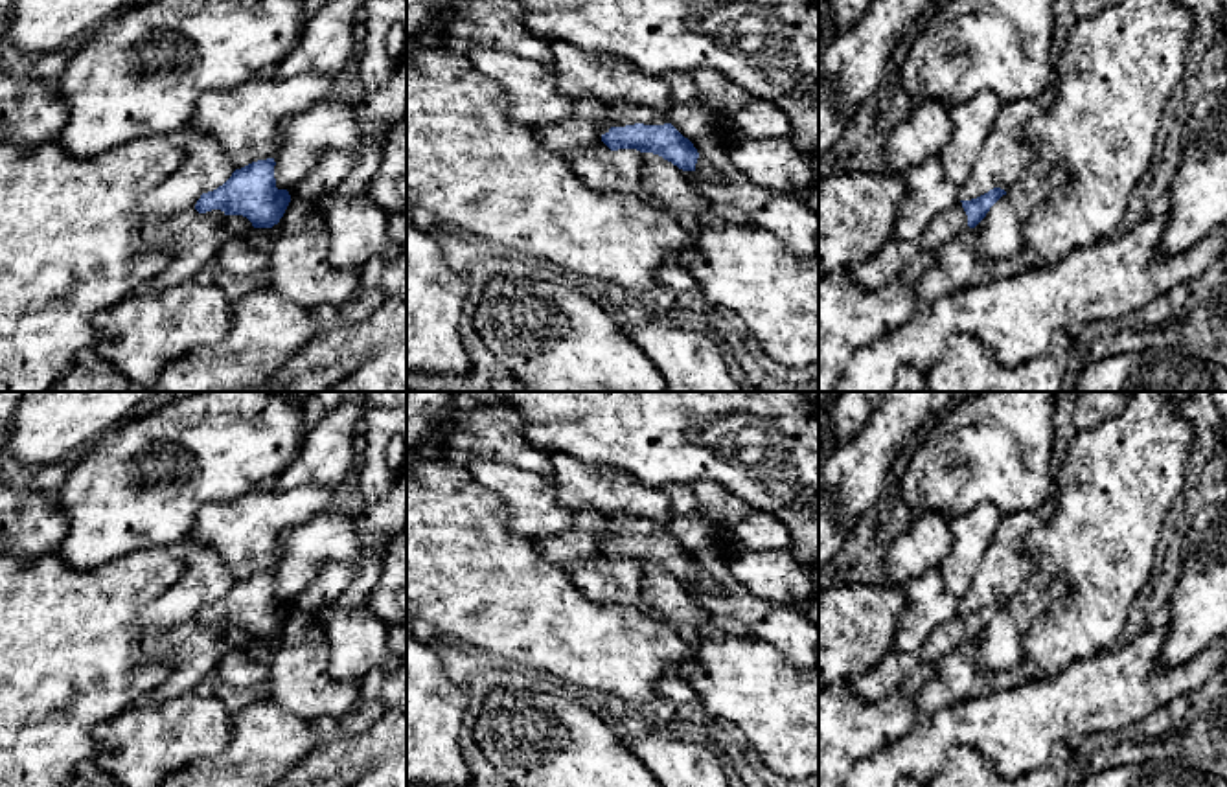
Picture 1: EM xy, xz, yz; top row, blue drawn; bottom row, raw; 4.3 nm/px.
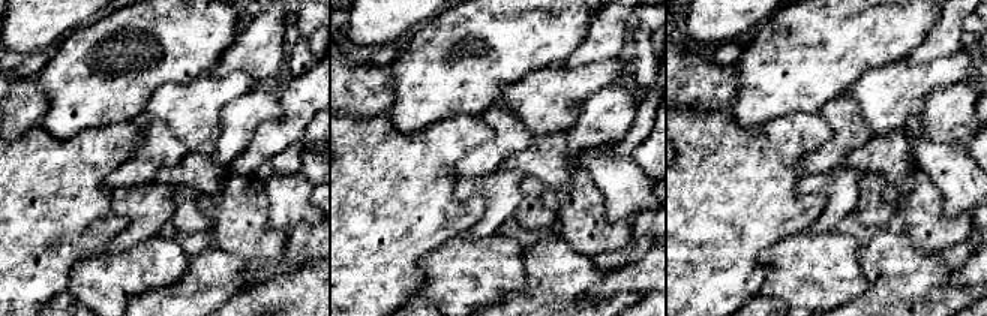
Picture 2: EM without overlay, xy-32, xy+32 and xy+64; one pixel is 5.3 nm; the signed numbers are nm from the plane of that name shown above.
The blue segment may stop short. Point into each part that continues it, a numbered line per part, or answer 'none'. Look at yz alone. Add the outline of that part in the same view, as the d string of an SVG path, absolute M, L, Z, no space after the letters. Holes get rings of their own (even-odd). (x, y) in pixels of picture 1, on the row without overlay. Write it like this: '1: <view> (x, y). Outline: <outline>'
1: yz (951, 635). Outline: M962 614L938 625L927 642L912 653L890 651L877 667L852 677L848 690L865 701L877 701L894 690L920 666L936 664L946 655L969 644Z

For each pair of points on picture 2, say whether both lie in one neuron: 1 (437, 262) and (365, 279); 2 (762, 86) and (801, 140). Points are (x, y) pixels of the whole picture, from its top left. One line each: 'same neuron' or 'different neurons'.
1: different neurons
2: different neurons

